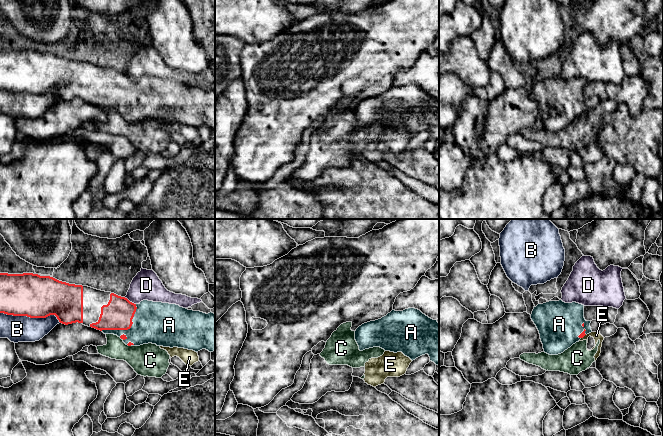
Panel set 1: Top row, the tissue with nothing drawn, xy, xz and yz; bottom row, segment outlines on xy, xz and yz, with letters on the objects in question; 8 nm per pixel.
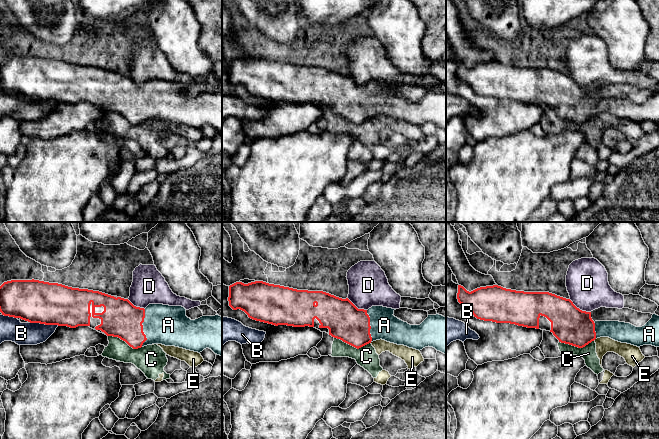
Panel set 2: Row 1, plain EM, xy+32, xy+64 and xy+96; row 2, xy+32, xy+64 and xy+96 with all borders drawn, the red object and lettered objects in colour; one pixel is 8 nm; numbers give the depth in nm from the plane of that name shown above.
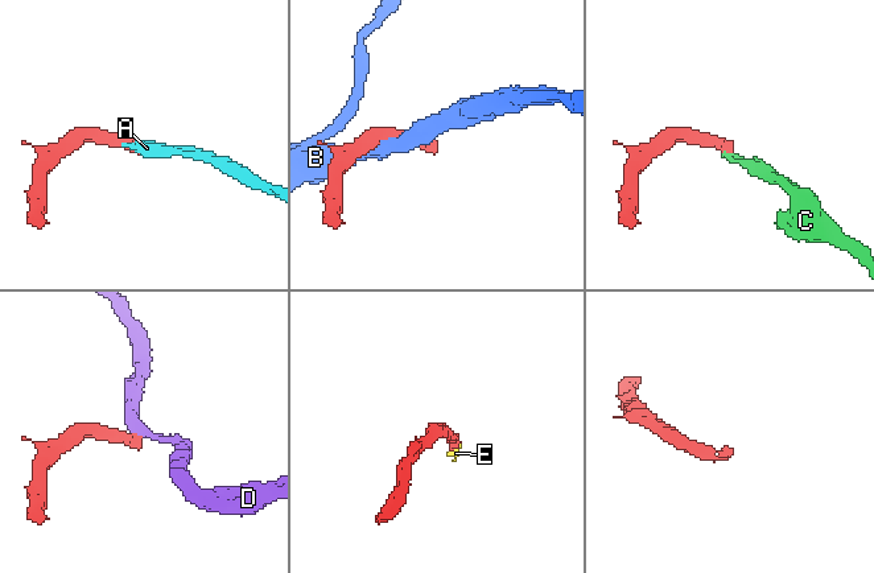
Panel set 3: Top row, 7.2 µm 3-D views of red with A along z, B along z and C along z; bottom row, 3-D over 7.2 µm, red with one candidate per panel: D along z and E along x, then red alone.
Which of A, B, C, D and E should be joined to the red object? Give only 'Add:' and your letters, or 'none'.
Add: A

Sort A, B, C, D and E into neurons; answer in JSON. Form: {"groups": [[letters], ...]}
{"groups": [["A"], ["B"], ["C", "E"], ["D"]]}

